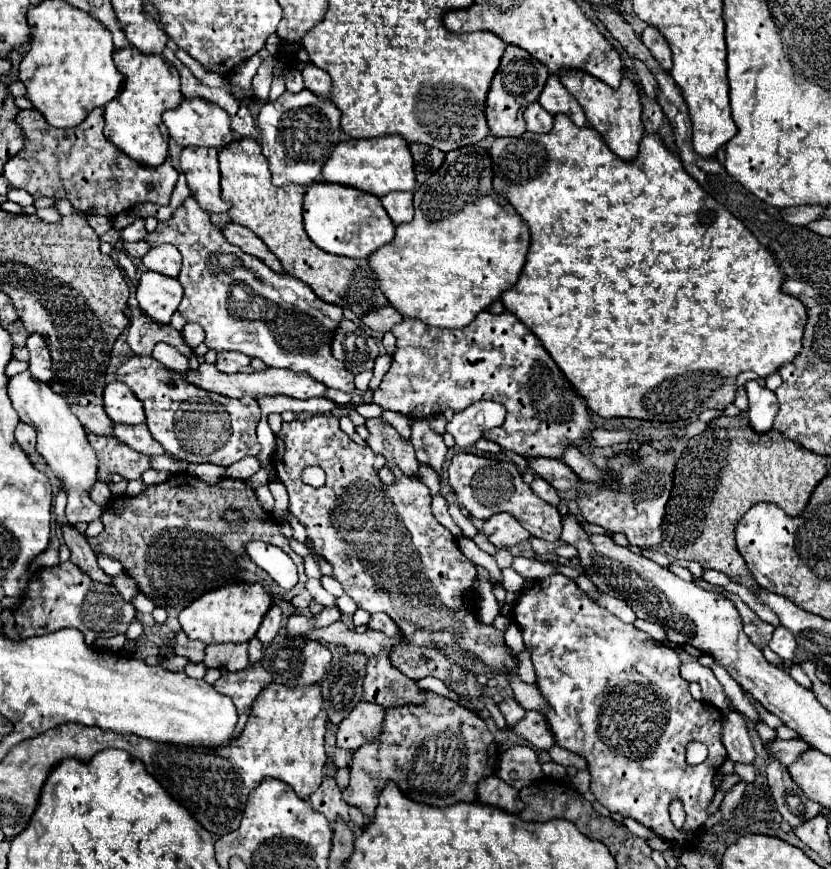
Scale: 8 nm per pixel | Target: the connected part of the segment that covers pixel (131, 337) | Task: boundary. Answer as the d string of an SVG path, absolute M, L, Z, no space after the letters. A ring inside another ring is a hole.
M126 308L126 316L130 318L126 340L134 354L150 356L152 348L158 342L166 342L176 346L184 356L192 356L192 350L182 340L182 334L174 330L170 324L160 324L156 320L150 320L150 316L146 316L144 312L136 312L130 308Z

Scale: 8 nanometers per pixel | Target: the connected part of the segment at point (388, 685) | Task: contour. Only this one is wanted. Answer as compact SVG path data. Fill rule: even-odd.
M342 620L322 628L322 630L314 630L314 632L308 632L304 634L302 638L312 638L312 640L322 640L326 644L342 644L348 648L348 652L360 652L368 658L366 662L366 678L364 678L364 700L368 702L376 702L384 708L390 708L390 706L402 706L402 704L414 704L414 702L420 702L422 698L422 690L416 686L414 680L410 680L406 674L402 674L398 668L394 668L388 660L388 652L390 652L390 640L386 640L386 636L382 636L382 632L378 630L368 630L364 634L358 634L354 630L350 630Z

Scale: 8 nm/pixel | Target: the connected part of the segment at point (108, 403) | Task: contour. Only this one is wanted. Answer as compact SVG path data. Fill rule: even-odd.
M112 382L104 388L104 408L112 422L122 424L144 424L146 414L142 402L134 396L130 386L124 382Z

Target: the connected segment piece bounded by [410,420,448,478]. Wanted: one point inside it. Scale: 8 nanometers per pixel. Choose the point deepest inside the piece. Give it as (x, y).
(430, 448)

